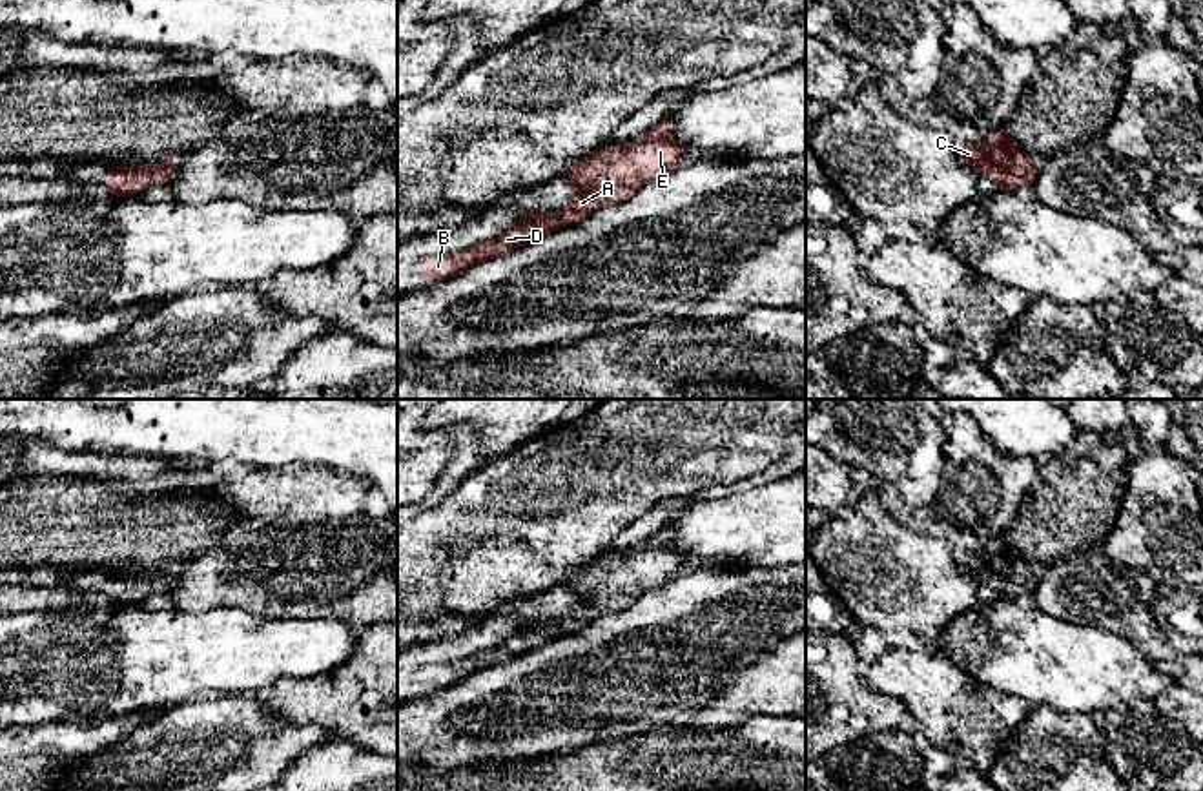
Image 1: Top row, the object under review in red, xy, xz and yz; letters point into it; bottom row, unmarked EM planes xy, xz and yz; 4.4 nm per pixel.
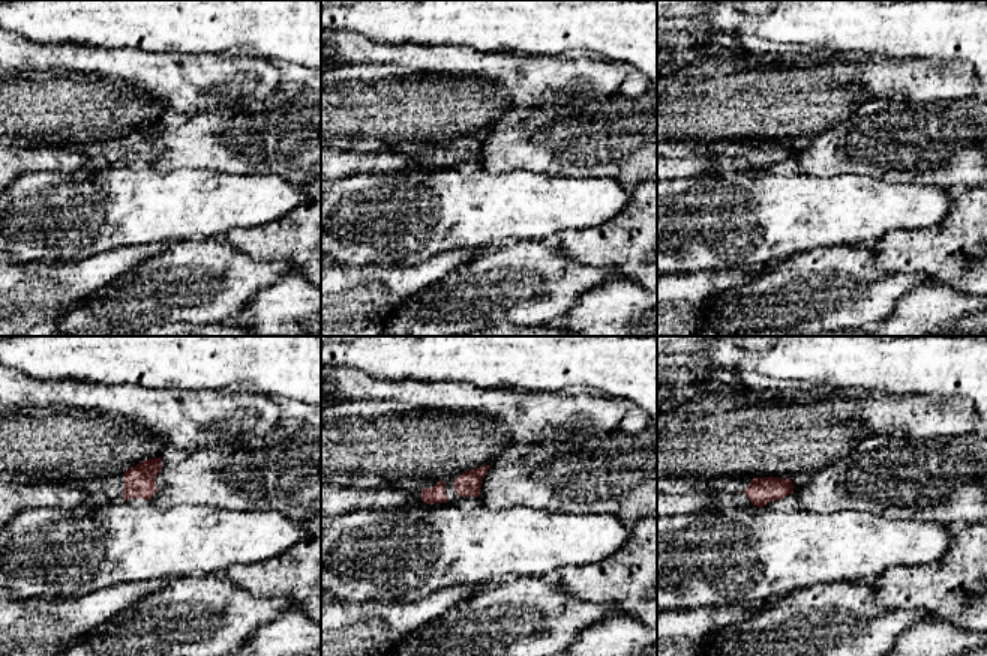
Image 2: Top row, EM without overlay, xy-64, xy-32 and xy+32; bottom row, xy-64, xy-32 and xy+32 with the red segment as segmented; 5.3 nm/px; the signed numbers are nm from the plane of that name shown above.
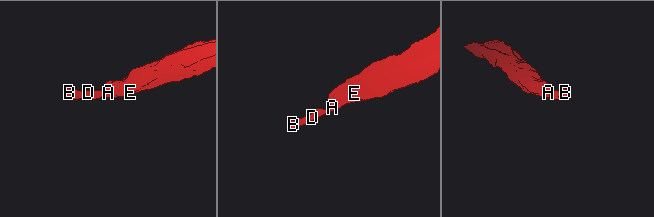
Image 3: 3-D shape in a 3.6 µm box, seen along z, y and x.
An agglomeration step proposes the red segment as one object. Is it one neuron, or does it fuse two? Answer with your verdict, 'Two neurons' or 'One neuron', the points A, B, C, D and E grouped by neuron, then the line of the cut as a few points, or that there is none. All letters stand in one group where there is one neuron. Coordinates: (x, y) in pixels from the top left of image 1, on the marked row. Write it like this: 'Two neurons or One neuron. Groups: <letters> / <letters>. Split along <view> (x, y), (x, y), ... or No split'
One neuron. Groups: A B C D E. No split

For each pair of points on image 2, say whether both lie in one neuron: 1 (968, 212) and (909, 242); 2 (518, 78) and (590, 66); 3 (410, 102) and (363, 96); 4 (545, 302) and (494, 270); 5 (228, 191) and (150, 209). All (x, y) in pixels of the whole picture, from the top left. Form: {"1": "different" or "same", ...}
{"1": "same", "2": "same", "3": "same", "4": "same", "5": "same"}

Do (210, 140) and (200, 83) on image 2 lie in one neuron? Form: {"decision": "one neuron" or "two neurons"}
{"decision": "two neurons"}

